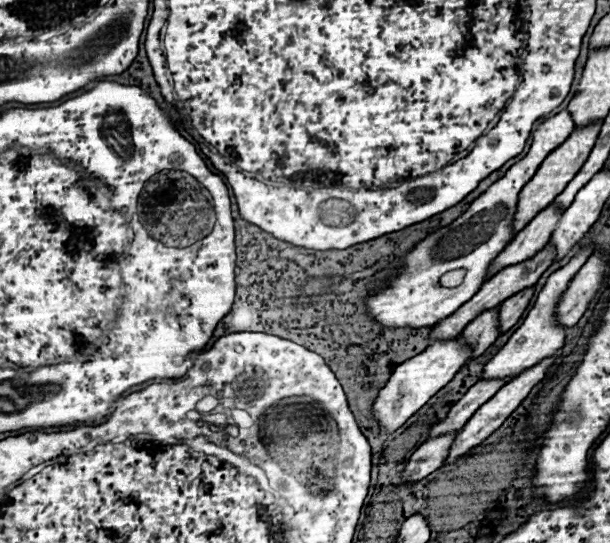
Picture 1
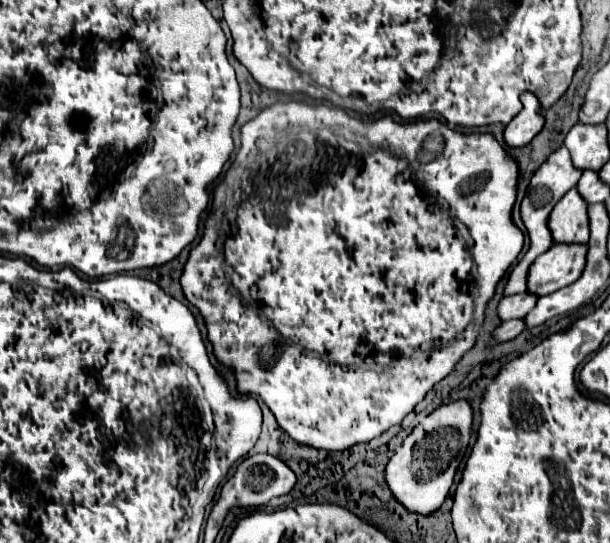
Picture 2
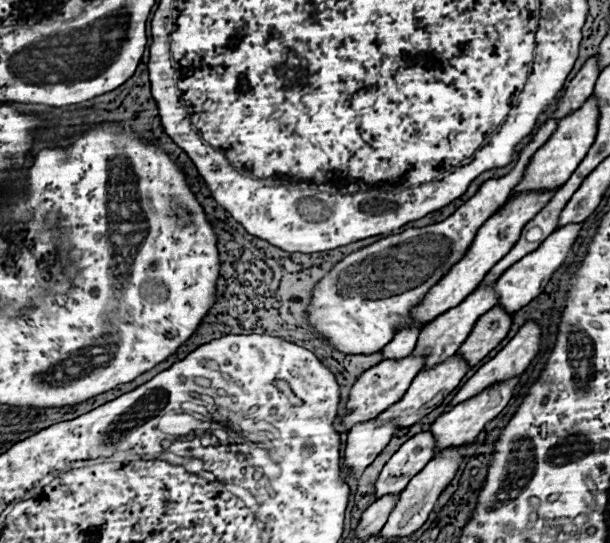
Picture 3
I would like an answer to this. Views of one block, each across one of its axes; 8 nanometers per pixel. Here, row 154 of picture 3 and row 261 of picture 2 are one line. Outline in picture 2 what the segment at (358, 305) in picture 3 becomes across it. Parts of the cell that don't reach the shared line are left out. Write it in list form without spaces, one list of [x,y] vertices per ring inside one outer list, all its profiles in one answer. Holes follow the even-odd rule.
[[[566,146],[558,148],[556,152],[552,152],[548,156],[548,160],[534,172],[528,188],[526,188],[526,196],[524,200],[520,202],[520,218],[522,218],[522,224],[530,236],[530,248],[528,252],[524,254],[524,258],[512,268],[508,280],[506,280],[506,286],[504,286],[504,296],[512,296],[512,294],[520,294],[526,290],[526,274],[528,274],[528,268],[530,264],[540,256],[544,254],[550,246],[552,246],[552,236],[550,236],[550,230],[546,228],[546,220],[552,212],[552,208],[556,206],[556,202],[570,190],[578,184],[578,176],[582,174],[582,170],[578,168],[572,168],[570,164],[570,152]]]

